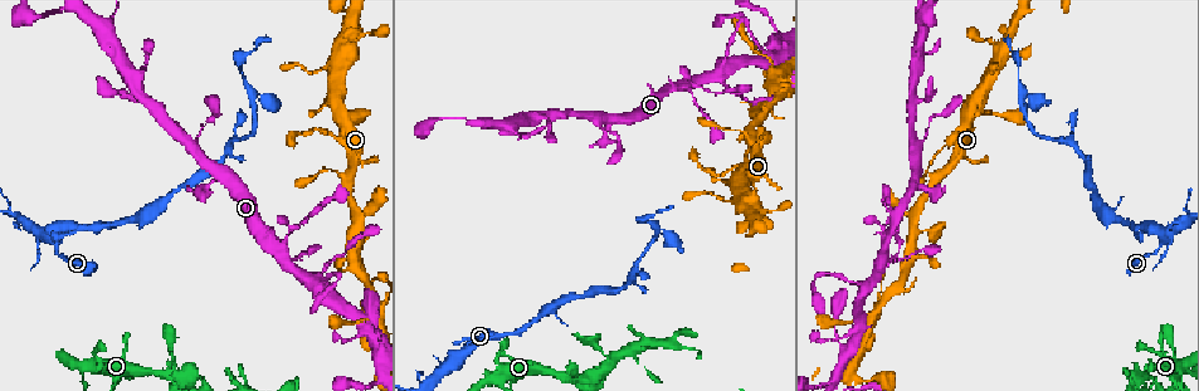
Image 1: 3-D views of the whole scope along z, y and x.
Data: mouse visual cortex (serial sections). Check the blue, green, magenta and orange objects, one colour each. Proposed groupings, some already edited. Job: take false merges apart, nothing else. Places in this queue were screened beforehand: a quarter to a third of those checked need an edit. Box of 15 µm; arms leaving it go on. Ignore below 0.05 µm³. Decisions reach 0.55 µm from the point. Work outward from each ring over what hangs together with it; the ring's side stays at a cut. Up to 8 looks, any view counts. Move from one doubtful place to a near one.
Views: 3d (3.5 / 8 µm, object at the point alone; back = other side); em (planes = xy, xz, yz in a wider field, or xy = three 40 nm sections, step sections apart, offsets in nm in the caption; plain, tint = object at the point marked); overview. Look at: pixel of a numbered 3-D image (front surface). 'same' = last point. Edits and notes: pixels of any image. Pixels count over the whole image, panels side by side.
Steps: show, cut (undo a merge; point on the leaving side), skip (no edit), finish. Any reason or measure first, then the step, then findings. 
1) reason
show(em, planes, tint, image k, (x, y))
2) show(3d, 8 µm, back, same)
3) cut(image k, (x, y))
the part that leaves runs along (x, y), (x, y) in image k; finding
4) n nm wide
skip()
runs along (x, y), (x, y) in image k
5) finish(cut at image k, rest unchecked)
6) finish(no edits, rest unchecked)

thin neck
show(3d, 8 µm, image 1, (1181, 378))

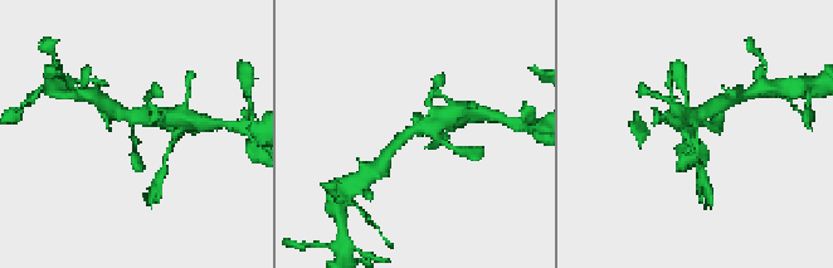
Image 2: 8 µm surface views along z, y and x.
show(3d, 3.5 µm, image 2, (134, 136))

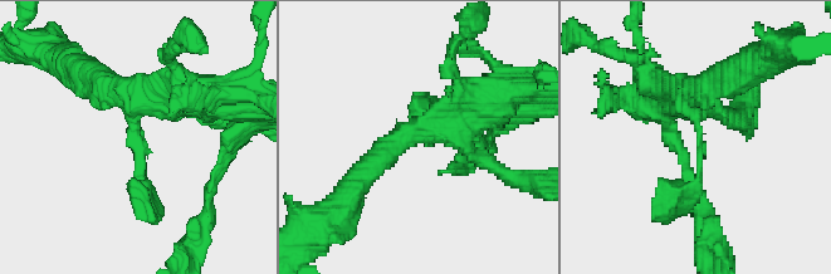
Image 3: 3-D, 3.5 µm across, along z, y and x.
3 arms; arms of 200, 350, 400 nm; shape alone is not enough
show(em, xy, step 2, tint, image 3, (137, 137))

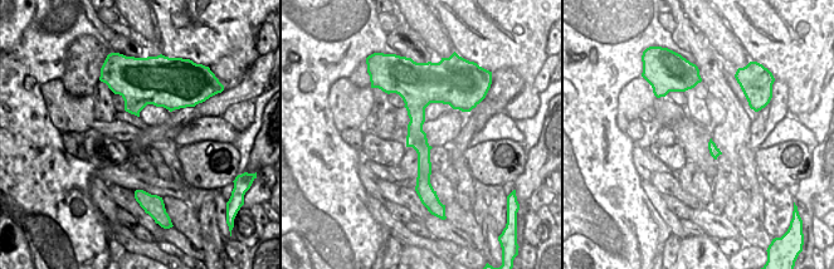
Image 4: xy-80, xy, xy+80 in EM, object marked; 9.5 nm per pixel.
skip()
runs along (414, 79), (415, 136), (428, 187) in image 4; one cell here

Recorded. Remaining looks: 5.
show(3d, 8 µm, back, image 1, (301, 223))

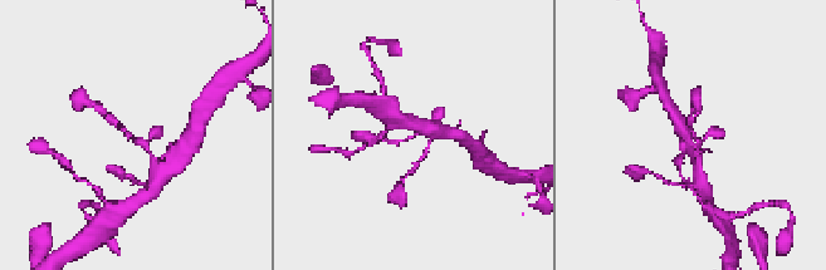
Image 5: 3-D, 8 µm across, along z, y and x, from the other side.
show(em, xy, step 5, tint, image 5, (694, 140))

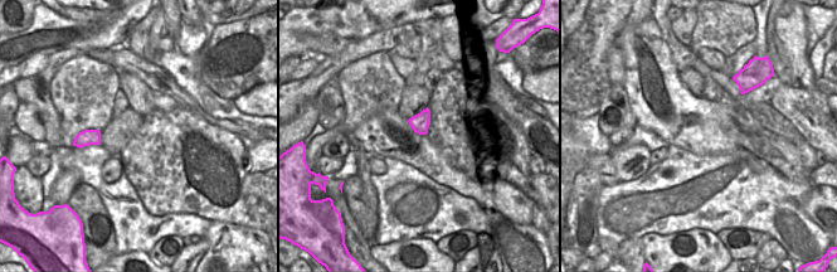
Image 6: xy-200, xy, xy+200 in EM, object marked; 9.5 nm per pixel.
skip()
runs along (154, 161), (142, 140), (104, 113) in image 5; all the same cell

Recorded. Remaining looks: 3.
arms part here
show(3d, 3.5 µm, back, image 1, (1069, 140))

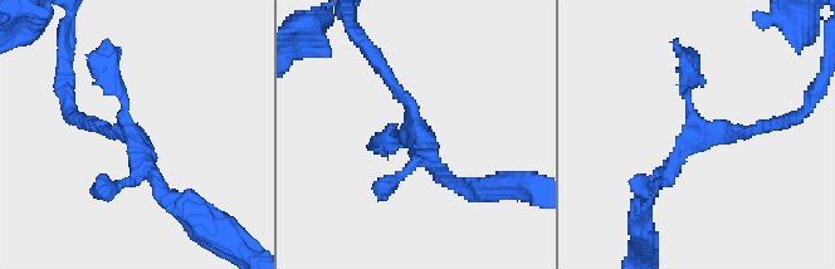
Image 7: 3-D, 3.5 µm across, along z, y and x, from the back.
now the EM
show(em, xy, step 2, tint, image 7, (415, 128))

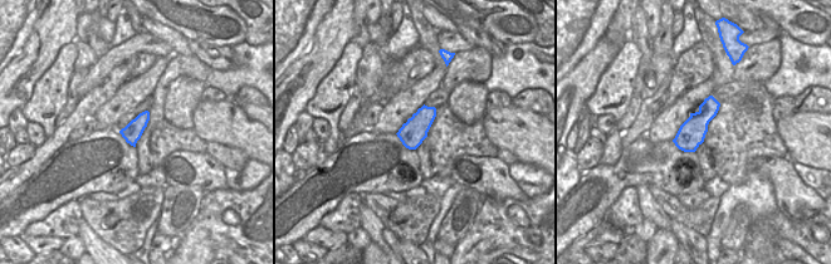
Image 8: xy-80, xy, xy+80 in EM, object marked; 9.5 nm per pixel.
skip()
runs along (650, 196), (689, 142), (766, 126) in image 7; continuous, no second cell

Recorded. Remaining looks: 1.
finish(no edits, rest unchecked)

